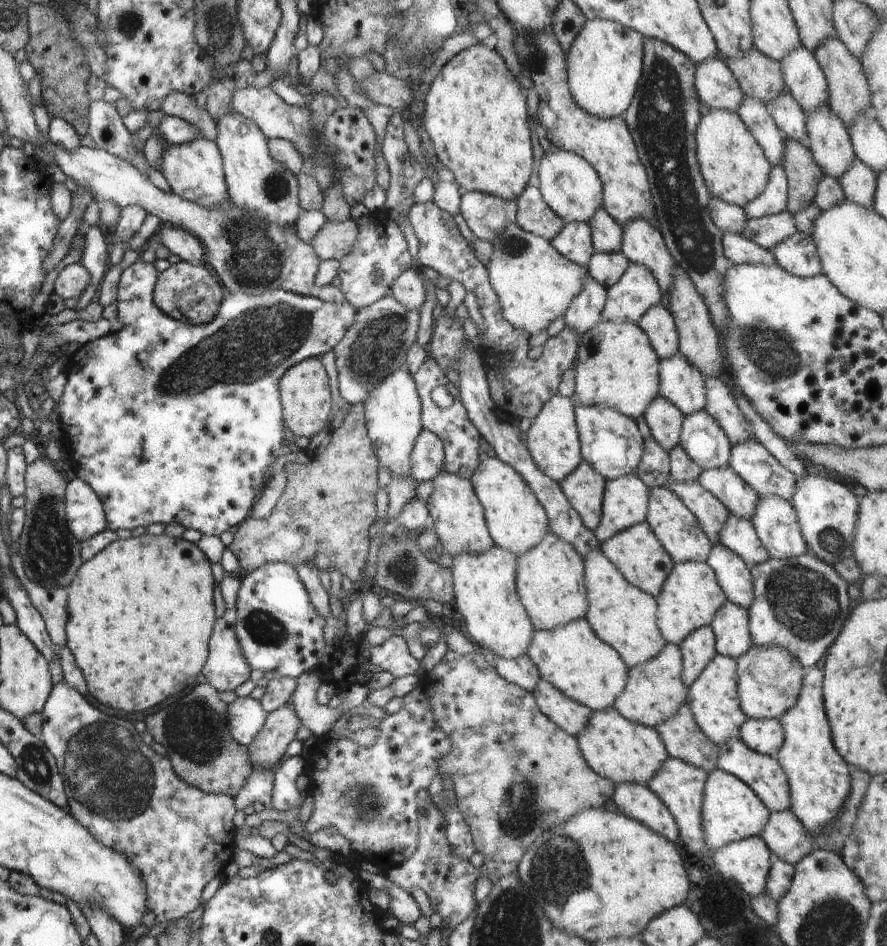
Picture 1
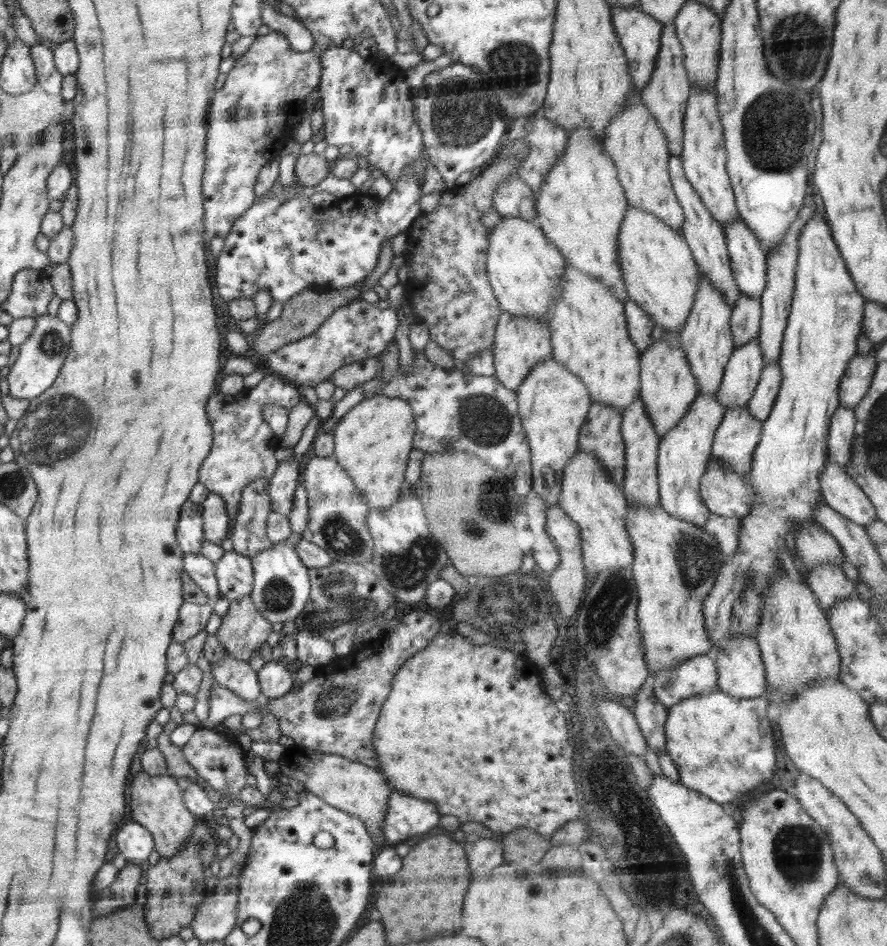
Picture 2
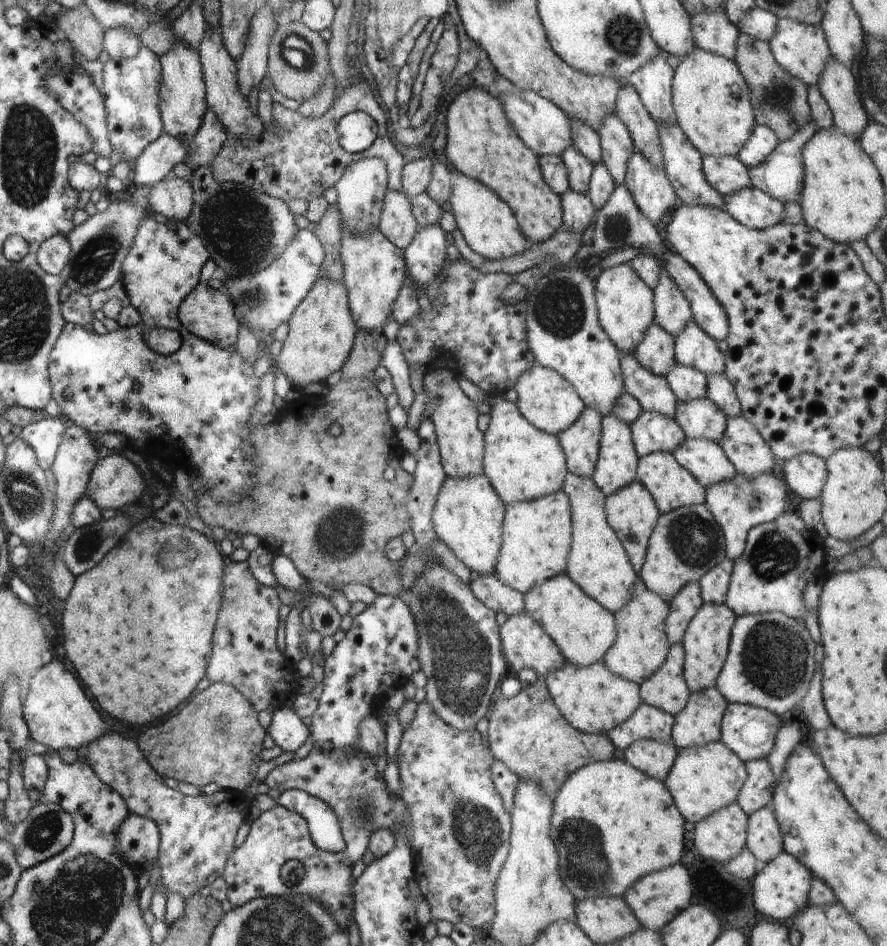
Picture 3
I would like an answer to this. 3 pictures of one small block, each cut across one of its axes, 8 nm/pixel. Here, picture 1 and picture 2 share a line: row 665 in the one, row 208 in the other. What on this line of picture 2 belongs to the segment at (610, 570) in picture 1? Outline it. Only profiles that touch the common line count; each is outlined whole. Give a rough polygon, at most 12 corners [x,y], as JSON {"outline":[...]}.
{"outline":[[628,204],[618,233],[629,298],[679,332],[700,277],[683,233]]}

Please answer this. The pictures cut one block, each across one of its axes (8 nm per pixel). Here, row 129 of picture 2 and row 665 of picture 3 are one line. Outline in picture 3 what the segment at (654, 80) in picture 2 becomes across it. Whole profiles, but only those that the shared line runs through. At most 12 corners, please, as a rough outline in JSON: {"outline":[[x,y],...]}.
{"outline":[[683,644],[642,682],[644,704],[676,716],[691,692]]}

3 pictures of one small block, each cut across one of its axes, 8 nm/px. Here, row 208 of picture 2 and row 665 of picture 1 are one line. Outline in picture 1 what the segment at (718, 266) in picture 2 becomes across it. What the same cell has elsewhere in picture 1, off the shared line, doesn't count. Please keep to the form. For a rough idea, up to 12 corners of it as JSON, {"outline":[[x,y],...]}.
{"outline":[[710,626],[679,644],[681,681],[690,688],[717,654]]}

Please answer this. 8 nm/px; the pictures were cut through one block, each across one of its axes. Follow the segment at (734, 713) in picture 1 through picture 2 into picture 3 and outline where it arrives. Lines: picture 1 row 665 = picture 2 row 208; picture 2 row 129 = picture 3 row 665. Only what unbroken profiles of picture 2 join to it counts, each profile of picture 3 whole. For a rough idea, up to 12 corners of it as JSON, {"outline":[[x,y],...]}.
{"outline":[[703,602],[681,642],[690,692],[717,686],[734,612]]}

